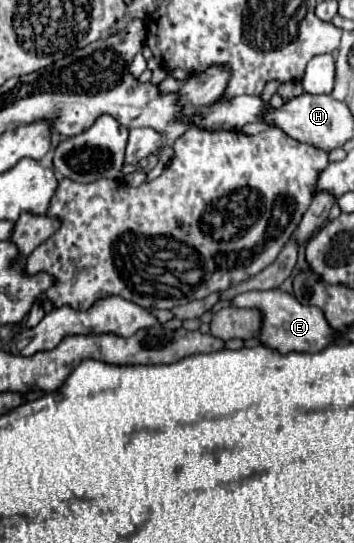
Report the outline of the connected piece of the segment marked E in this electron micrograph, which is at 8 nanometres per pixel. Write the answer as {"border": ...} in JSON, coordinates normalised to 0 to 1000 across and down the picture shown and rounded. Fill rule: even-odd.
{"border":[[[768,532],[768,536],[701,536],[678,540],[650,554],[655,565],[689,565],[689,569],[729,569],[740,576],[740,602],[734,602],[734,632],[757,643],[774,643],[785,650],[819,650],[819,646],[910,646],[910,639],[932,635],[944,624],[932,624],[938,602],[921,595],[910,573],[881,562],[842,558],[819,540]]]}

